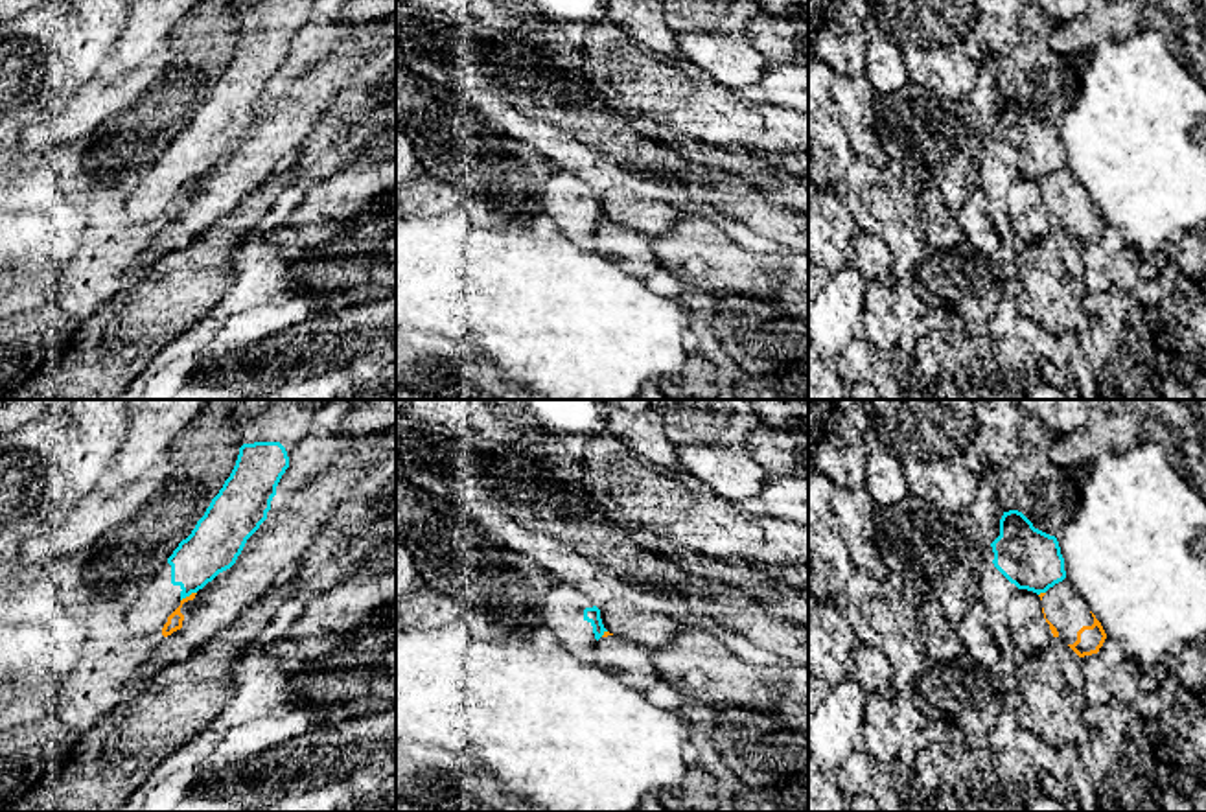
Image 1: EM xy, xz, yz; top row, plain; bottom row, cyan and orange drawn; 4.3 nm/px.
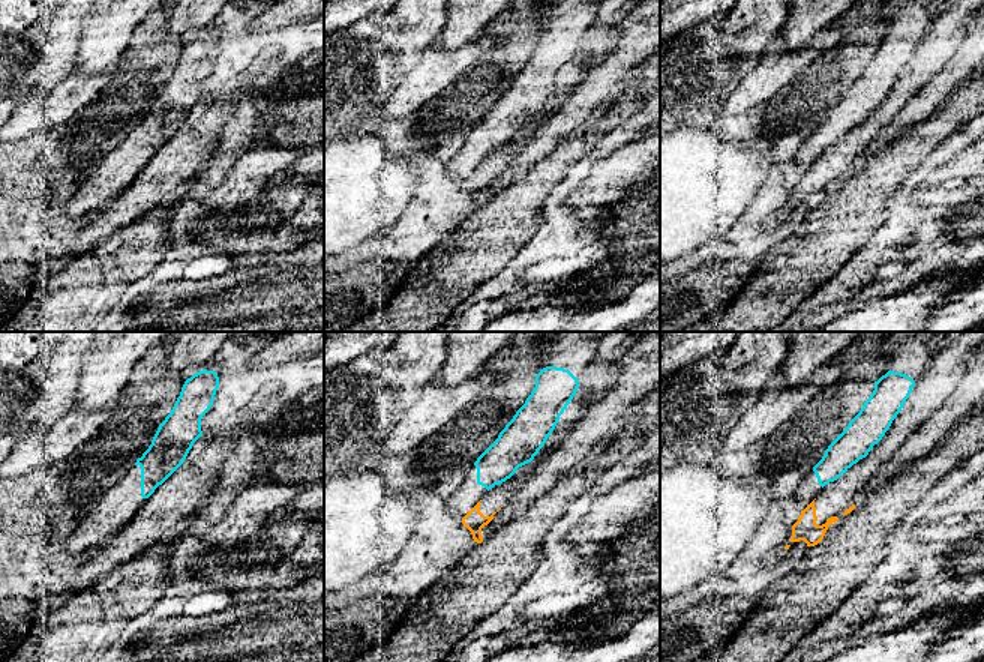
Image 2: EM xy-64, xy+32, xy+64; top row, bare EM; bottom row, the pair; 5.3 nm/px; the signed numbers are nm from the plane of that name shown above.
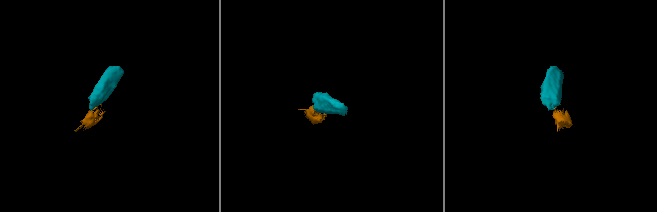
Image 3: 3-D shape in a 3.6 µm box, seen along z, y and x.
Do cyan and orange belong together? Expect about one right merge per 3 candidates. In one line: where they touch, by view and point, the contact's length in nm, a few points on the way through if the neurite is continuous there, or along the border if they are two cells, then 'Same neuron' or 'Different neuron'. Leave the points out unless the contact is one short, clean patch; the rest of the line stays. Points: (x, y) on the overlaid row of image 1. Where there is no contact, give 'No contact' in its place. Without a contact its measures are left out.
Touches cyan at xy (188, 595). Shared border 80 nm. Boundary: xy (196, 591), (181, 601). Different neuron

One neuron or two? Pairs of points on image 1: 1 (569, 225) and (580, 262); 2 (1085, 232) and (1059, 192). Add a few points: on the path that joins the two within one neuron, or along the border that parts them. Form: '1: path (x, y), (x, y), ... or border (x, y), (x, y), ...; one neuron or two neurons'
1: border (562, 234), (575, 243); two neurons
2: path (1085, 223), (1066, 201); one neuron

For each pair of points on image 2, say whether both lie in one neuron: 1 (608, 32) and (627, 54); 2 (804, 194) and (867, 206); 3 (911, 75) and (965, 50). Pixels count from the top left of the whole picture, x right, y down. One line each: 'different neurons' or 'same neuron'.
1: different neurons
2: different neurons
3: different neurons

